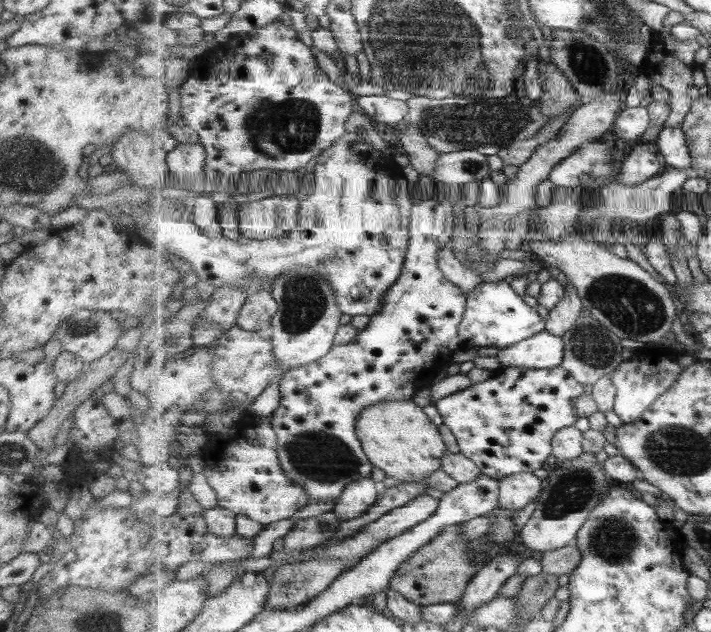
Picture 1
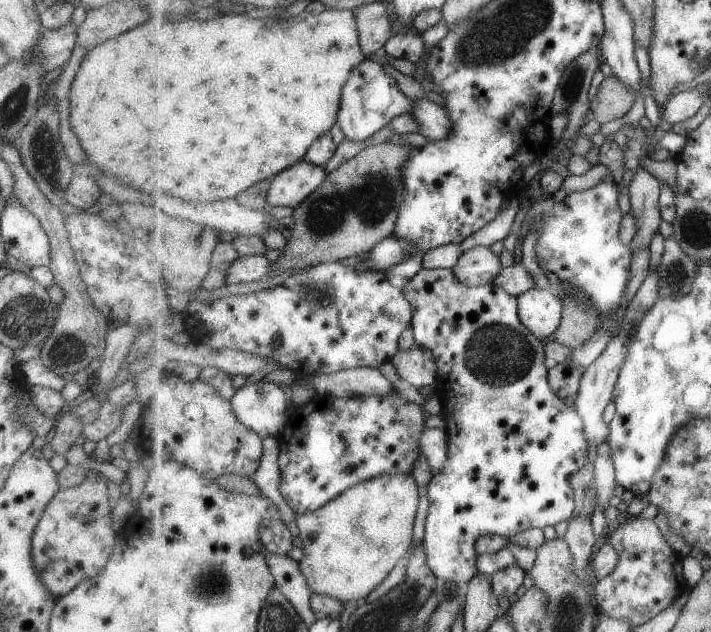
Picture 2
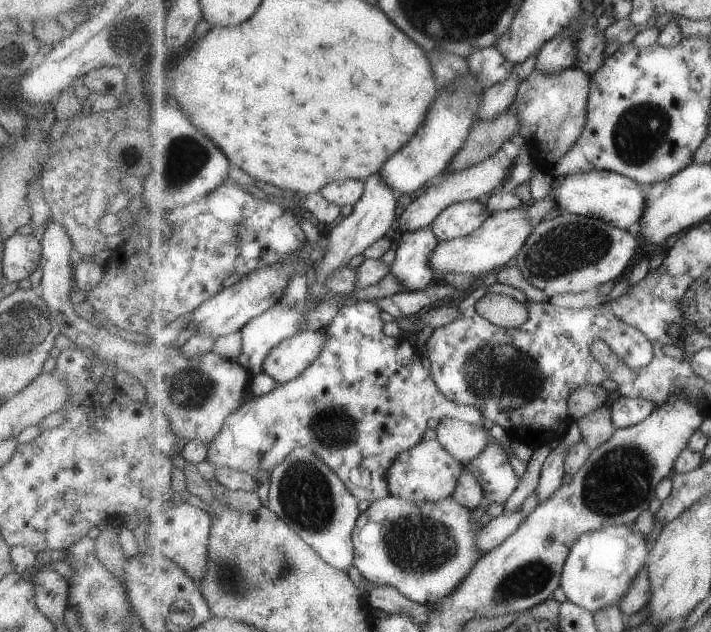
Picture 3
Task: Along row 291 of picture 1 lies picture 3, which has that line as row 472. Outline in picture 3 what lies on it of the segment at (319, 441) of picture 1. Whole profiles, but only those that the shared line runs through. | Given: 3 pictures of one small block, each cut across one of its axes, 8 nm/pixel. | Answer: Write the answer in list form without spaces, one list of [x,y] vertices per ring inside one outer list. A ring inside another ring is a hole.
[[[424,439],[412,450],[403,452],[396,458],[388,473],[389,489],[395,497],[415,503],[439,501],[454,495],[464,470],[465,466],[461,465],[439,440]]]

